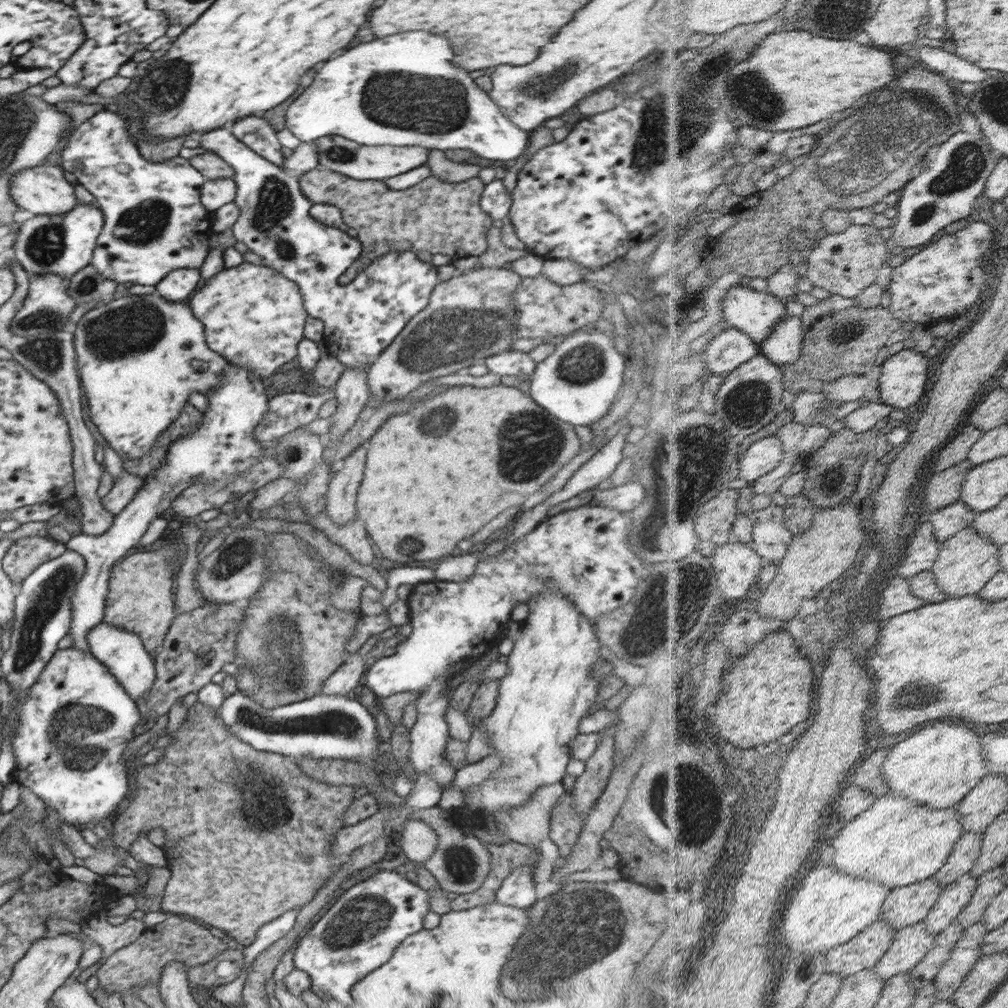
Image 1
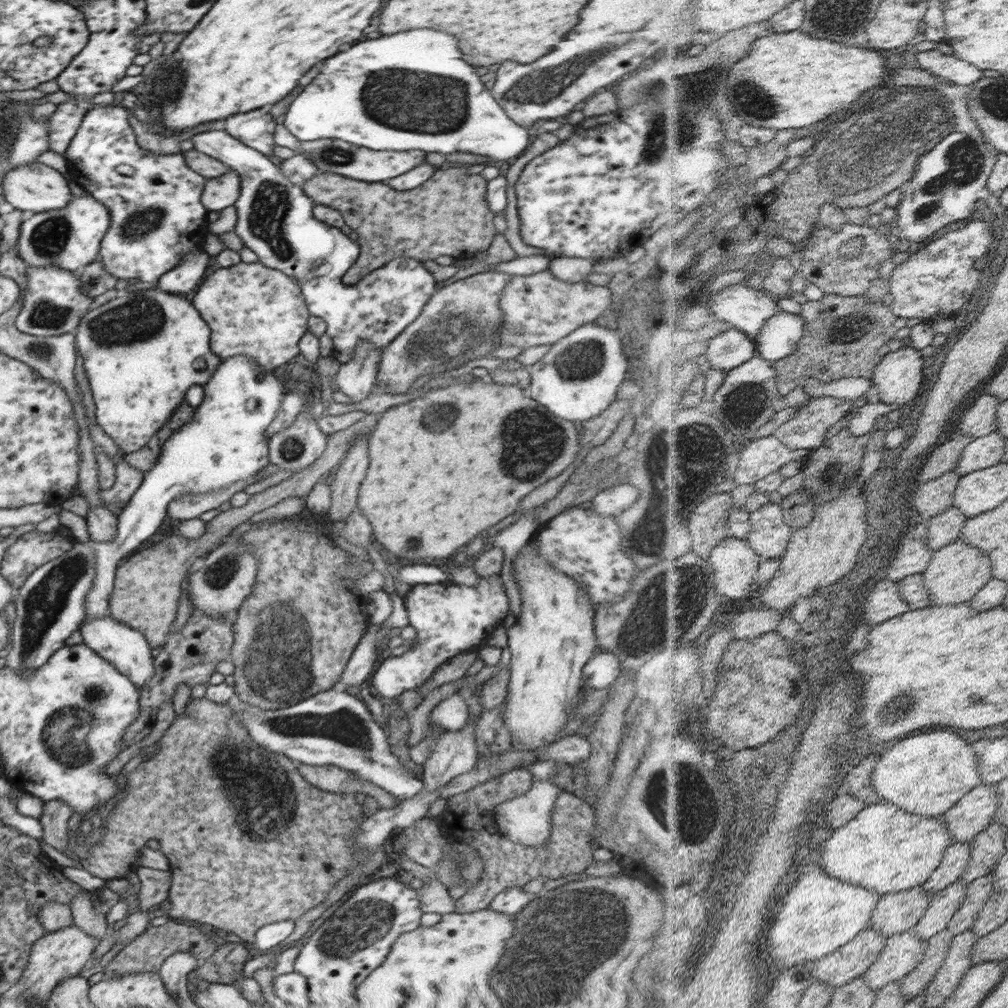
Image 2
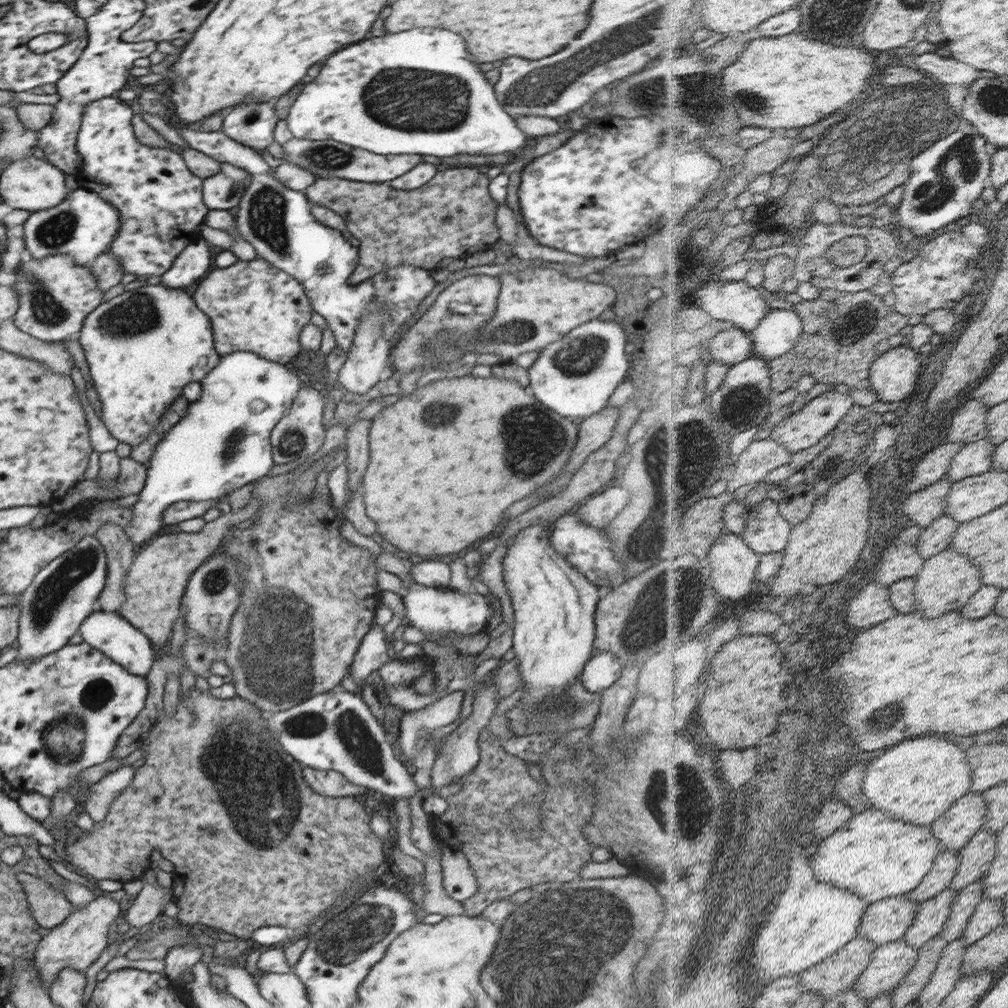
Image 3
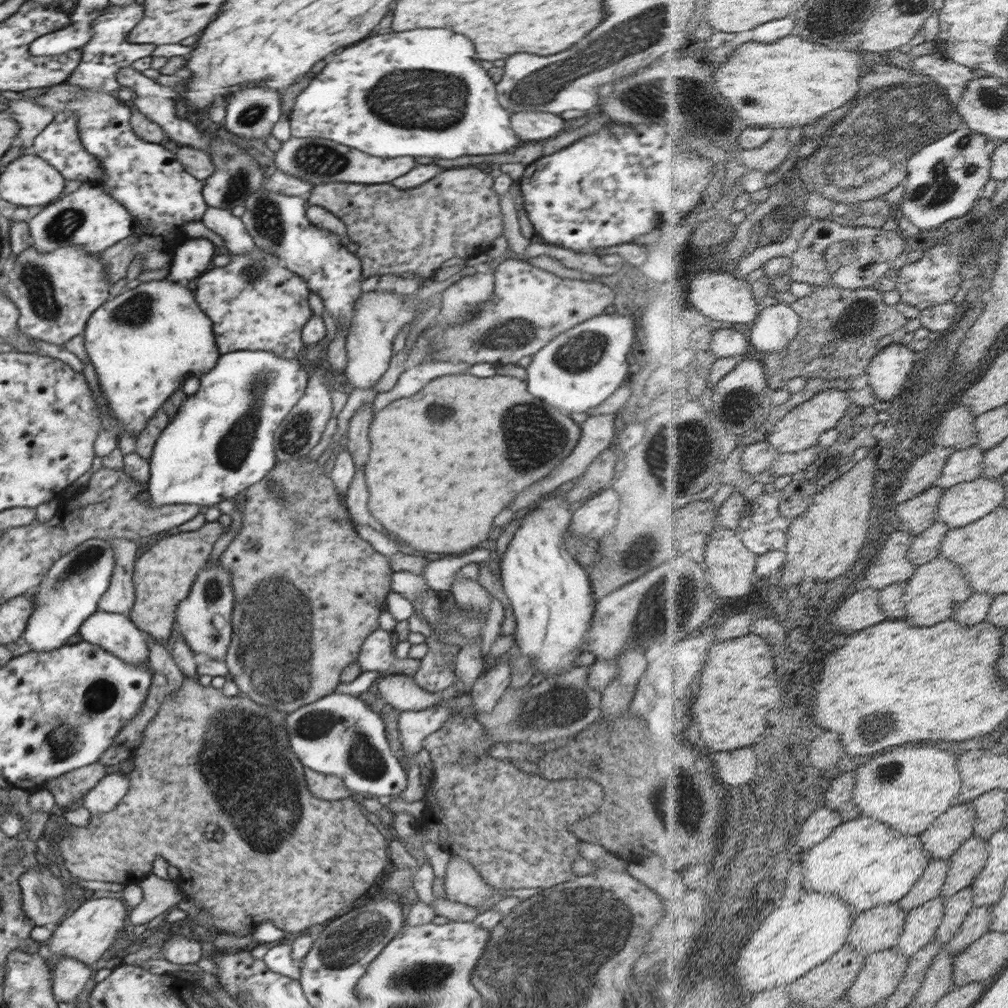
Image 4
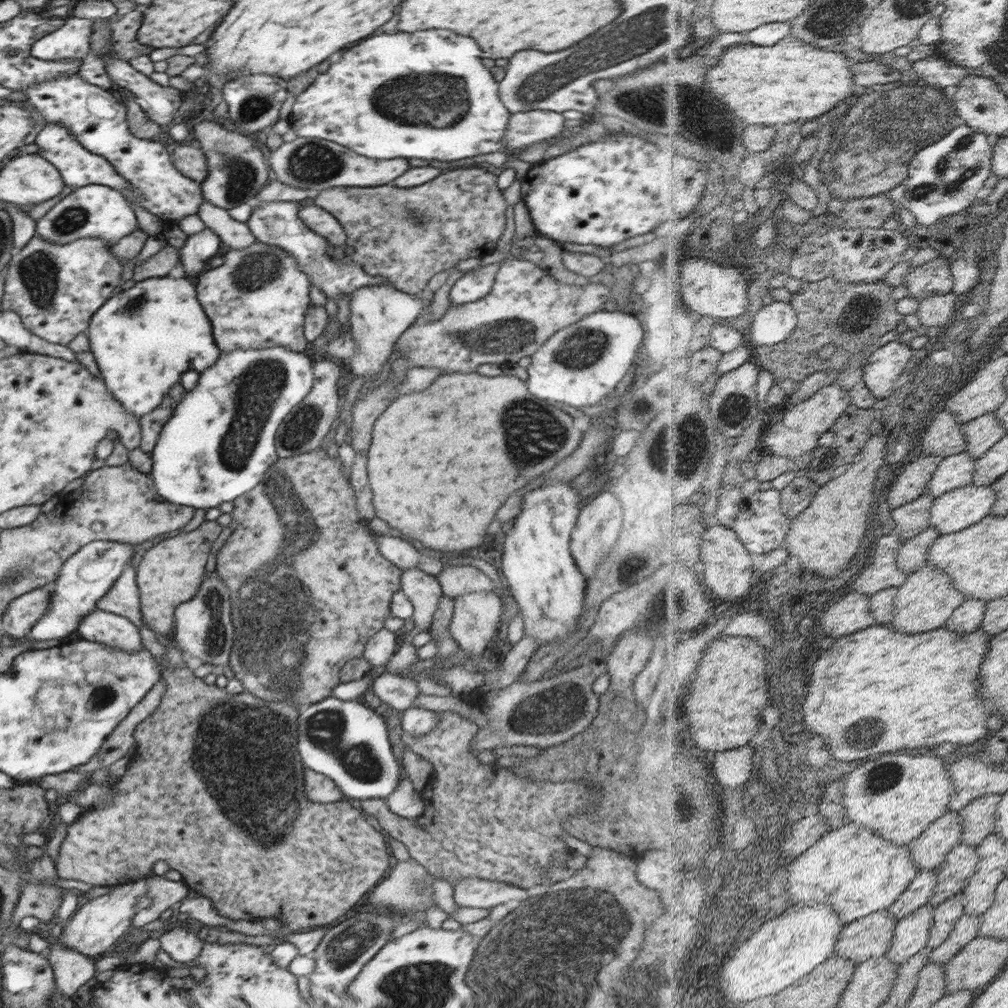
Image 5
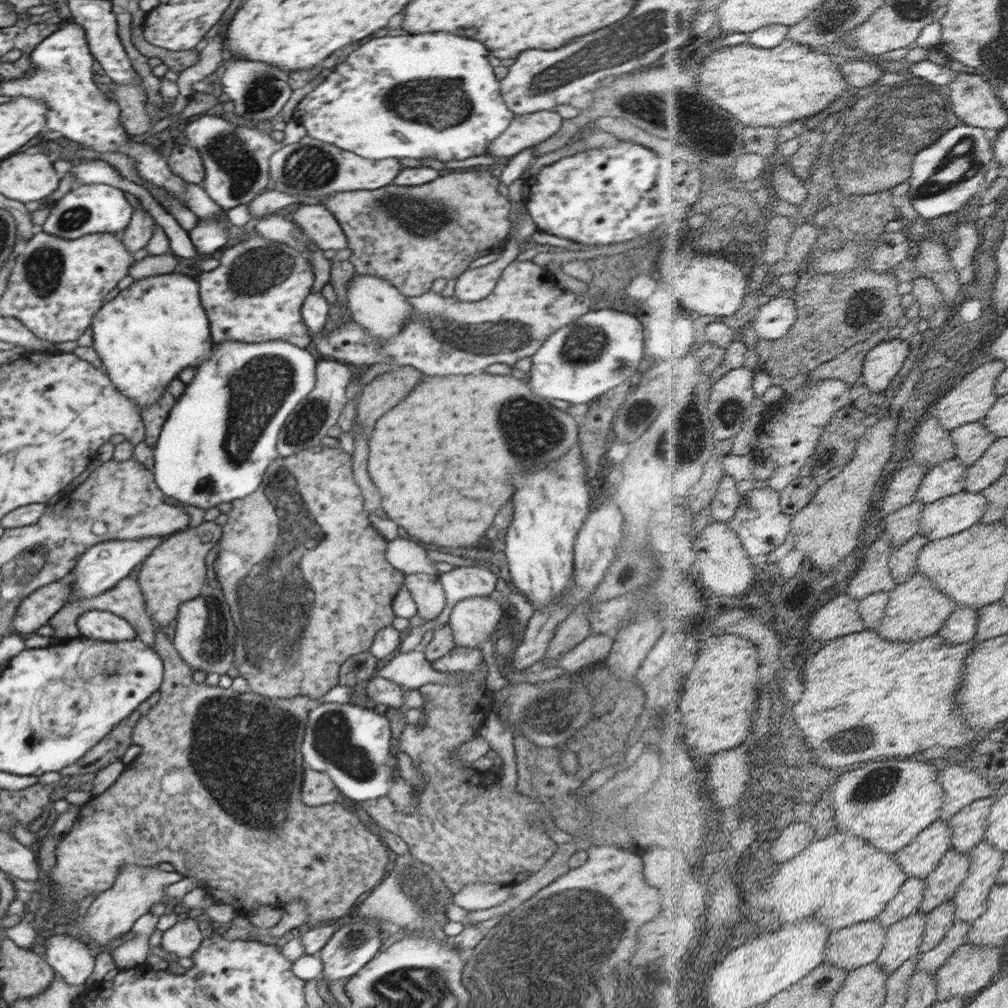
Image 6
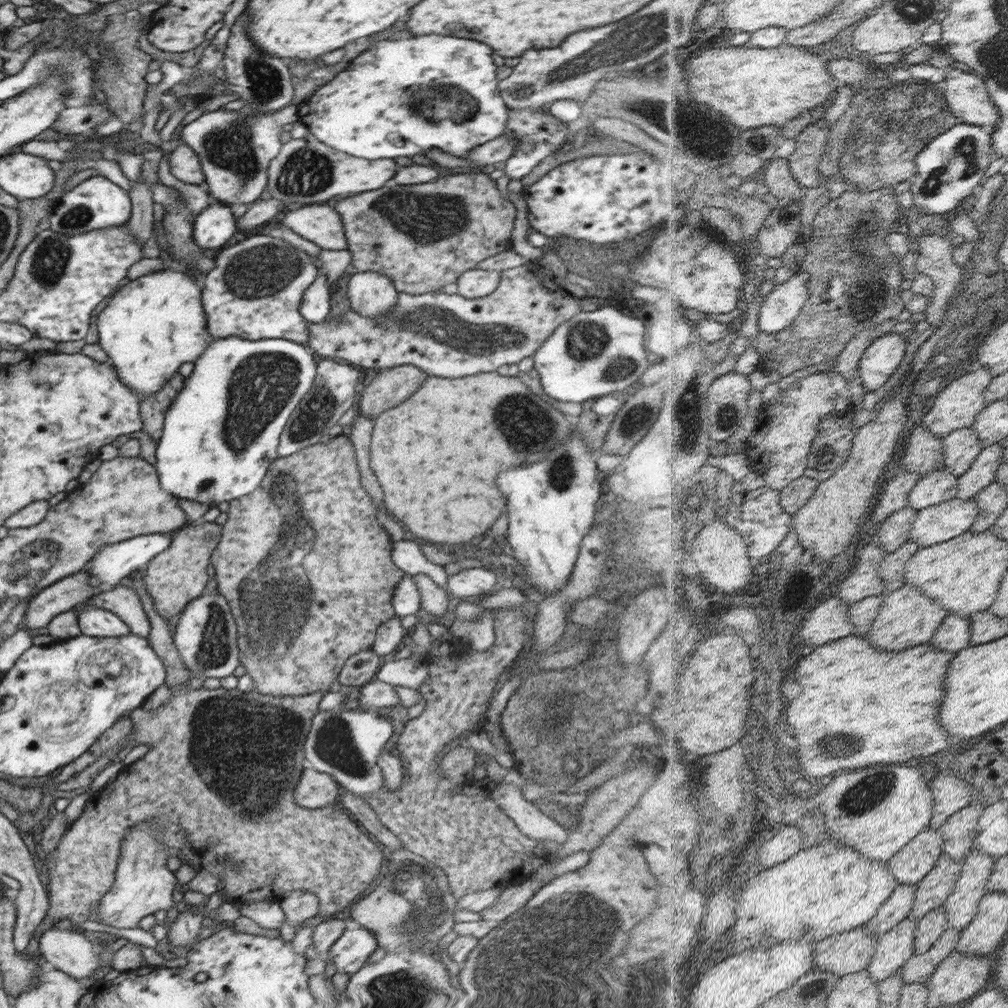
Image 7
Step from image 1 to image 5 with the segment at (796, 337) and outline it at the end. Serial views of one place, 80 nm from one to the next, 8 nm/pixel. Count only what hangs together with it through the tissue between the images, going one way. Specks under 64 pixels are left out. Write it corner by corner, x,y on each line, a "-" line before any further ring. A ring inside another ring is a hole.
768,299
752,325
752,339
757,347
780,345
795,334
798,310
788,300

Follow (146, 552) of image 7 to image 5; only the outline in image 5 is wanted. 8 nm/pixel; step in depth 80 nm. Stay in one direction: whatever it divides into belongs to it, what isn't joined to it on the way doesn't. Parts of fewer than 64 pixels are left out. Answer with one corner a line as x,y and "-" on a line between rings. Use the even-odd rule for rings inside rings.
94,540
72,554
61,566
57,578
49,584
51,590
49,611
32,626
27,634
29,640
33,642
56,638
60,640
77,630
80,620
97,609
97,600
109,591
123,573
125,564
134,558
134,548
133,544

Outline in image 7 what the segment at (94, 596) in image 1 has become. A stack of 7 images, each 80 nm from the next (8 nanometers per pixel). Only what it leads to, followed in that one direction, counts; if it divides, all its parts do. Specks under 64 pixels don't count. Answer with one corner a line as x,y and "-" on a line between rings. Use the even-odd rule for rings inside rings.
236,336
214,338
202,356
195,362
191,376
179,389
173,404
165,415
162,436
157,442
154,466
160,486
179,499
193,500
208,506
246,496
259,488
263,478
254,476
267,470
256,460
278,458
279,438
292,412
314,386
318,357
302,344
285,339
242,340

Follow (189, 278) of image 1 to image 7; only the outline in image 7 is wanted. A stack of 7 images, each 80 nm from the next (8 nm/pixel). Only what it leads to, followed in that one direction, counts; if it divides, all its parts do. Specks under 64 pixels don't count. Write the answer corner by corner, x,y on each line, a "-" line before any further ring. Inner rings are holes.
209,196
207,207
195,217
193,224
195,243
204,250
206,248
220,250
232,236
236,236
235,223
232,207

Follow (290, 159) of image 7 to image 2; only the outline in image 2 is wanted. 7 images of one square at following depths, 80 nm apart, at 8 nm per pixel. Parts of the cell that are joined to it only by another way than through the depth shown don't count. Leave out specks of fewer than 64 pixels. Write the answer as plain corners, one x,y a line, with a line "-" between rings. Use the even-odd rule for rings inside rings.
319,139
308,142
301,142
298,153
307,156
320,172
334,172
342,174
354,180
364,180
364,182
382,182
388,178
396,178
414,166
422,164
426,154
412,150
412,152
372,152
368,148
358,148
354,144
348,144
337,139

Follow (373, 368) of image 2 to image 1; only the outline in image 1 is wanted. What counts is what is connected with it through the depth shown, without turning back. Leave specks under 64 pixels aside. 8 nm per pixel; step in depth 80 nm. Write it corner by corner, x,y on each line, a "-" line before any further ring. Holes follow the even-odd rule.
345,368
336,382
333,391
336,393
337,410
330,417
334,426
328,433
322,435
325,445
330,444
330,440
339,439
348,429
352,428
358,416
365,409
370,394
368,384
366,384
368,371
368,369

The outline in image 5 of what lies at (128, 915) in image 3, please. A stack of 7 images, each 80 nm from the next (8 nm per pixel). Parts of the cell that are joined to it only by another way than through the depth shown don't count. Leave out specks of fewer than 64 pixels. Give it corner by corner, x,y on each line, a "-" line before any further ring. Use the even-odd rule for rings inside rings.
161,876
147,878
146,886
148,886
146,896
152,899
152,904
149,908
140,909
134,916
132,923
138,929
149,922
154,922
164,910
176,902
184,901
189,894
189,888
184,882
173,882

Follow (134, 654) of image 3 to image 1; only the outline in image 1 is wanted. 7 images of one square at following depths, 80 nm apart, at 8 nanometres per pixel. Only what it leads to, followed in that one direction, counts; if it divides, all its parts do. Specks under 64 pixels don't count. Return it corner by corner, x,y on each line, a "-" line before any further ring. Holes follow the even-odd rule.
102,622
87,632
86,642
91,653
119,680
135,701
151,689
155,681
155,662
145,649
141,636

